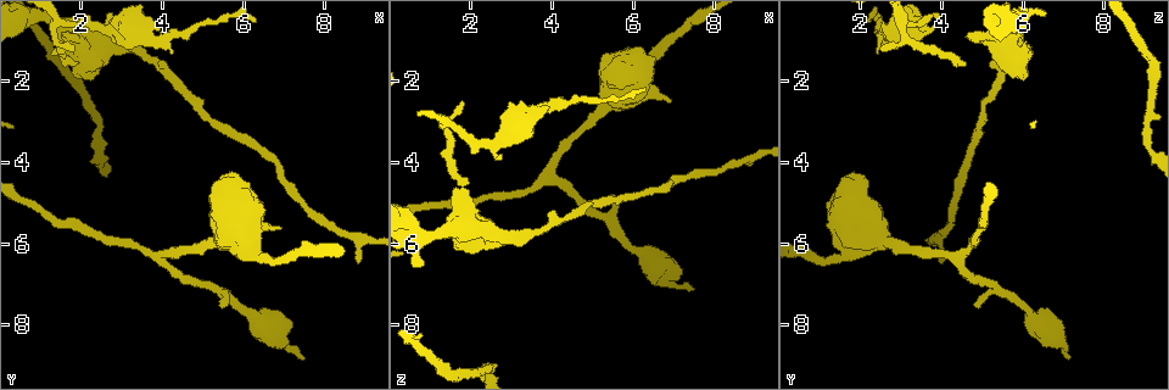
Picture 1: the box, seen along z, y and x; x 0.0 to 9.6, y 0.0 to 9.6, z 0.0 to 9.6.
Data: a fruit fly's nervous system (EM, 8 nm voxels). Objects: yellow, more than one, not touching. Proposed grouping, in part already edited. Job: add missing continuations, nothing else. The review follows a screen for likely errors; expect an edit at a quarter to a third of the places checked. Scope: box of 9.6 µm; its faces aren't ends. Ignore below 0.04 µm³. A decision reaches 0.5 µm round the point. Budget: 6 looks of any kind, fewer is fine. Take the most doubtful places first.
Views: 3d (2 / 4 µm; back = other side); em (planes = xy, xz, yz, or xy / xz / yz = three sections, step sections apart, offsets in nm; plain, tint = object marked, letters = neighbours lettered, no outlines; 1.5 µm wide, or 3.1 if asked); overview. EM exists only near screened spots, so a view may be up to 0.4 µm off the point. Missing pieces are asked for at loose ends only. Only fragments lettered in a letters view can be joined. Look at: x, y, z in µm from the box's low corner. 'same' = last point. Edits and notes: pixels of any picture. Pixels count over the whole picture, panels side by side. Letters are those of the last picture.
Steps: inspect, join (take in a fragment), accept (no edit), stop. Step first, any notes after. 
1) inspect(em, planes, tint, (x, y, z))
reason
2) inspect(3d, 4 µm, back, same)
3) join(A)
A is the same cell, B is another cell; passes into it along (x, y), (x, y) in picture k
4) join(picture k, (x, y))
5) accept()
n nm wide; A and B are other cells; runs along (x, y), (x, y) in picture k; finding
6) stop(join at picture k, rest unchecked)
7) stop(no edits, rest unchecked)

inspect(3d, 2 µm, (6.95, 5.60, 2.50))
branch stops here

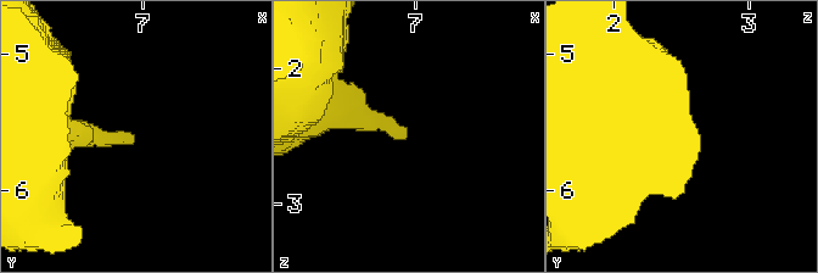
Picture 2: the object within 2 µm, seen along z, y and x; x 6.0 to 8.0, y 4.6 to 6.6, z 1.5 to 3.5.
inspect(em, yz, step 8, tint, (6.94, 5.62, 2.46))
need the tissue

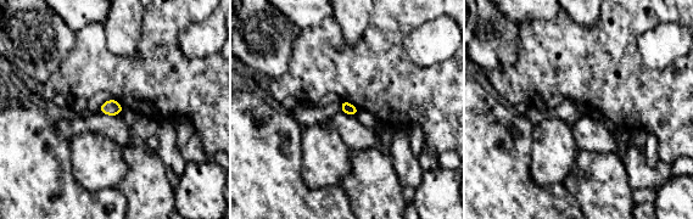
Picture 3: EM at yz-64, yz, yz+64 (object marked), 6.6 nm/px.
inspect(em, planes, letters, same)
another direction

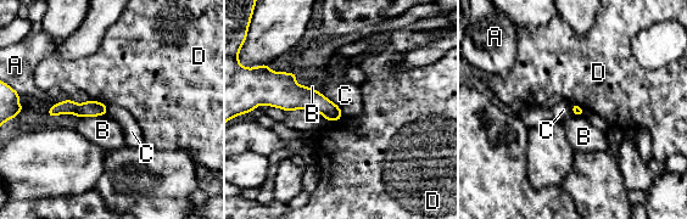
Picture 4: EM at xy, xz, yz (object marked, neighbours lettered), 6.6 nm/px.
accept()
A, B, C and D are other cells; border along (323, 95), (340, 107) in picture 4; no lettered fragment goes on from it

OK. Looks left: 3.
inspect(3d, 2 µm, (8.80, 6.40, 4.00))
tapers out

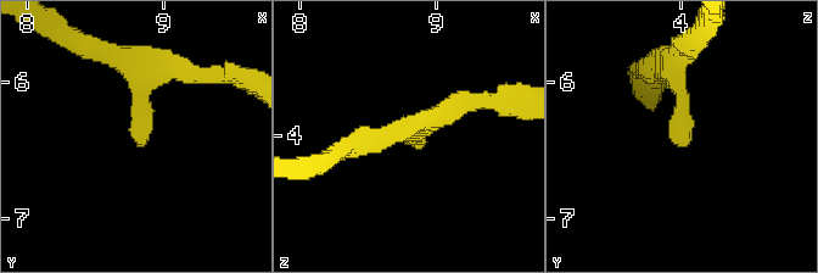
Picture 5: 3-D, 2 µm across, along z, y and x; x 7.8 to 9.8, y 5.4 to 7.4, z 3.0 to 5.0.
inspect(em, planes, letters, (8.80, 6.44, 3.96))

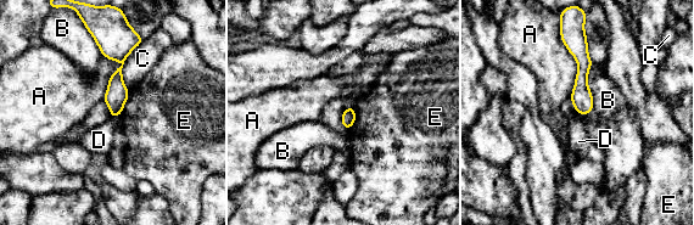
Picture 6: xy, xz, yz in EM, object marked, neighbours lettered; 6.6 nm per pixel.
accept()
A, B, C, D and E are other cells; border along (111, 116), (118, 117) in picture 6; none of them fits

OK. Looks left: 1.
inspect(em, xz, step 8, letters, (1.85, 1.25, 2.55))
branch stops here

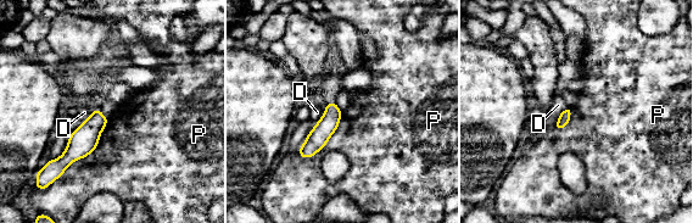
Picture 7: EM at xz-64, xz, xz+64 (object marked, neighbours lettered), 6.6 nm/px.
accept()
D and P are other cells; runs along (333, 105), (330, 121), (305, 155) in picture 7; no lettered fragment goes on from it

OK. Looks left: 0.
stop(no edits, rest unchecked)

